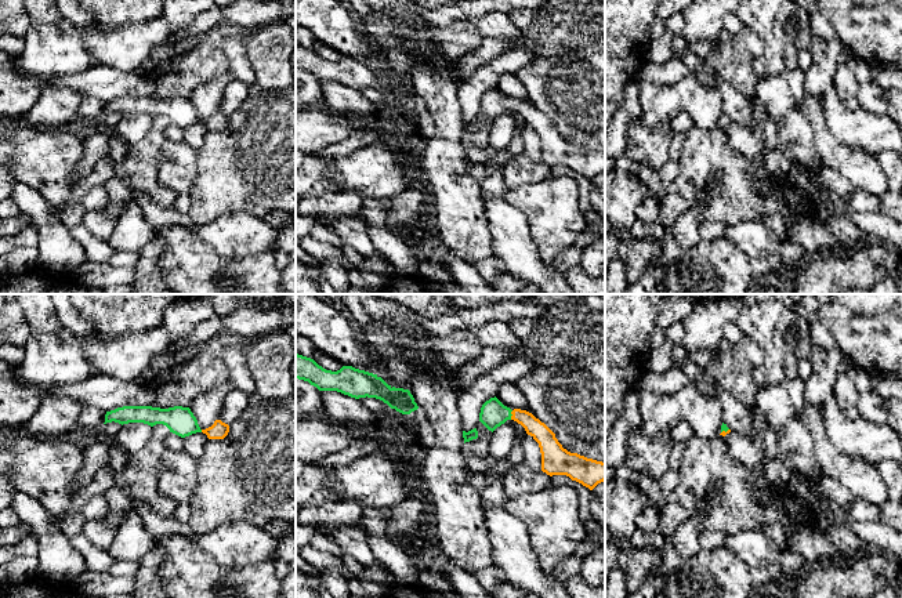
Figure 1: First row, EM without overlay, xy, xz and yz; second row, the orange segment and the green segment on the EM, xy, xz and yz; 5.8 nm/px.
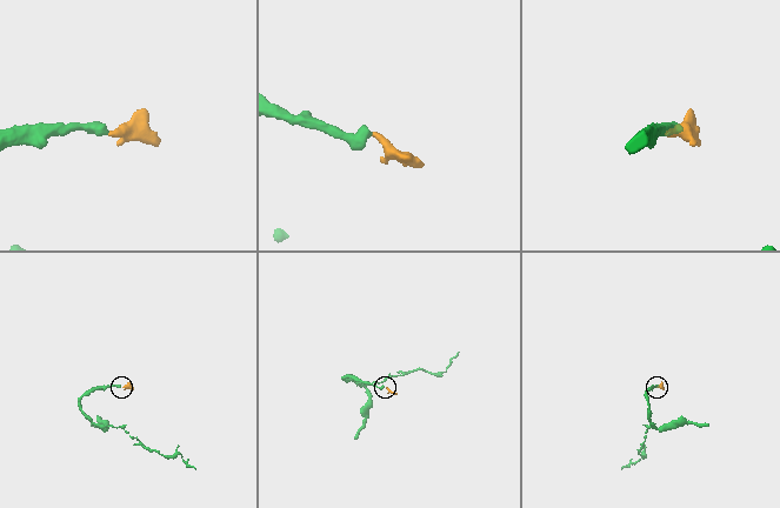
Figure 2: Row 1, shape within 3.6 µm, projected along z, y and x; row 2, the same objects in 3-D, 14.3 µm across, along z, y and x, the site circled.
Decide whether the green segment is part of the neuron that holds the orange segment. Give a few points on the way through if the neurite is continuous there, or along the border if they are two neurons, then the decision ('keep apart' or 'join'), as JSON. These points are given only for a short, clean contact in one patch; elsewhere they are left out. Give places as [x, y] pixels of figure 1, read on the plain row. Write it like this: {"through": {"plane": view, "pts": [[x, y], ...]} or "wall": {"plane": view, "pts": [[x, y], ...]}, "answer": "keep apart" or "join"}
{"through": {"plane": "xz", "pts": [[542, 124], [524, 108], [511, 104], [493, 104]]}, "answer": "join"}

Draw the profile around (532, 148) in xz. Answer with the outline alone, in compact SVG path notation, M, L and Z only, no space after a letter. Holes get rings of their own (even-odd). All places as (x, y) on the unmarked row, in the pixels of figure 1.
M525 126L521 131L524 155L530 157L533 162L541 162L541 144L539 134L530 126Z

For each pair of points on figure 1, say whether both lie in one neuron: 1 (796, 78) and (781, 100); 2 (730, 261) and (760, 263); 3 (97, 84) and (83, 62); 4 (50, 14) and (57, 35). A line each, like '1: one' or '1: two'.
1: one
2: two
3: two
4: two

